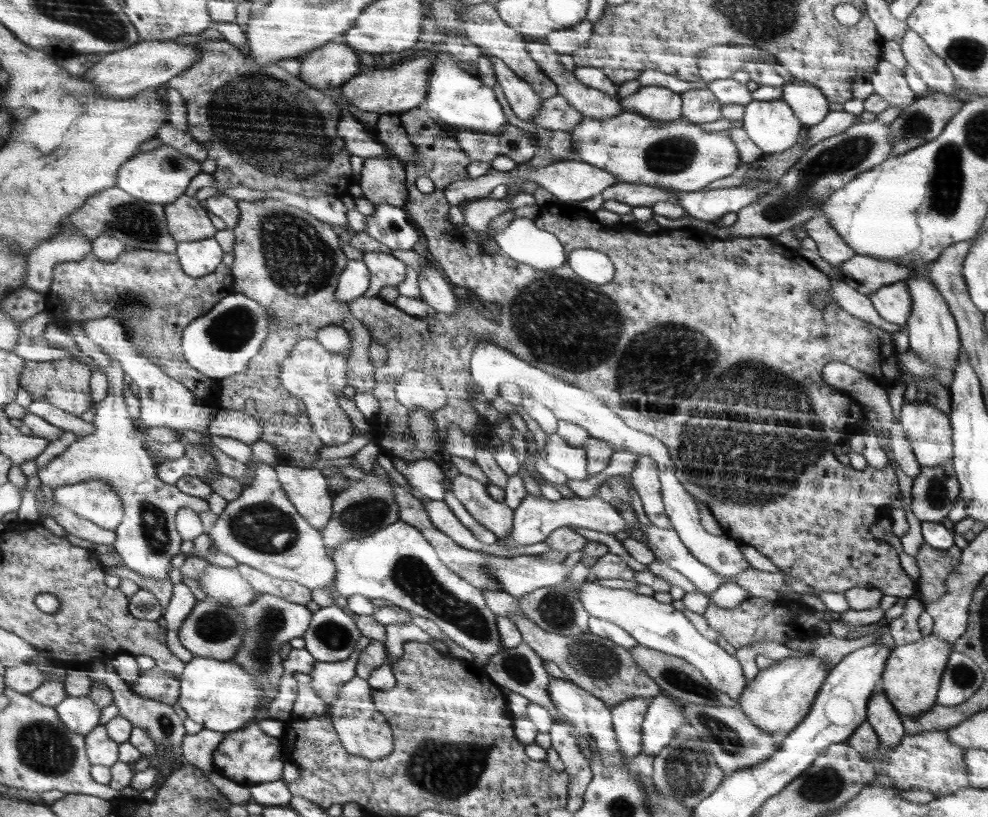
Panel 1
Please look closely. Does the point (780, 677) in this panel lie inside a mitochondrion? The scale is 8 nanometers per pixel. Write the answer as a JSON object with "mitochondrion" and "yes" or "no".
{"mitochondrion":"no"}

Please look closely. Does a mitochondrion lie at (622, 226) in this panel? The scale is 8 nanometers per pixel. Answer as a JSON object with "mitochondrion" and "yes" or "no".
{"mitochondrion":"no"}

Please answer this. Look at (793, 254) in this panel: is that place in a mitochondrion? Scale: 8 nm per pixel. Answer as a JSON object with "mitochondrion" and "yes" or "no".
{"mitochondrion":"no"}

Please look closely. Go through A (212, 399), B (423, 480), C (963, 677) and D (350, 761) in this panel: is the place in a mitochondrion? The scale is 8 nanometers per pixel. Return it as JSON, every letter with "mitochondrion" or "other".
{"A":"other","B":"other","C":"mitochondrion","D":"other"}

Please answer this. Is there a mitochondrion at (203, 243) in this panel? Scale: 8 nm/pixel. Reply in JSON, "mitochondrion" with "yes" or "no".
{"mitochondrion":"no"}

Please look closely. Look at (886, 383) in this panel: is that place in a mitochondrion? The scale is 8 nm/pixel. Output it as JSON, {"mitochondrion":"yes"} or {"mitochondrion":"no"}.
{"mitochondrion":"no"}

